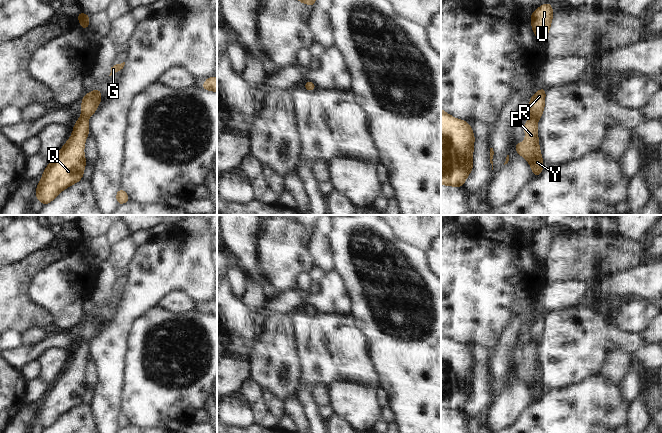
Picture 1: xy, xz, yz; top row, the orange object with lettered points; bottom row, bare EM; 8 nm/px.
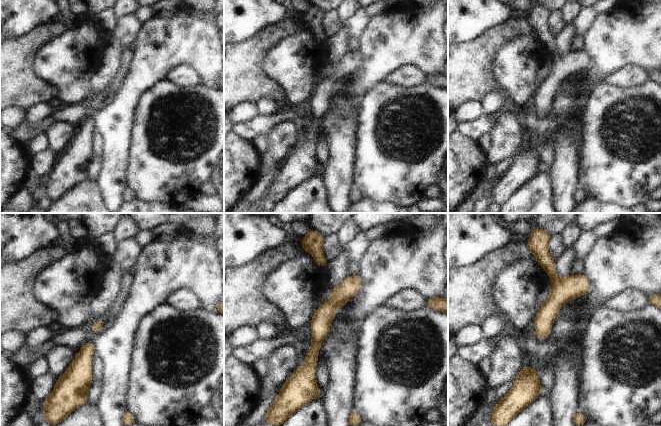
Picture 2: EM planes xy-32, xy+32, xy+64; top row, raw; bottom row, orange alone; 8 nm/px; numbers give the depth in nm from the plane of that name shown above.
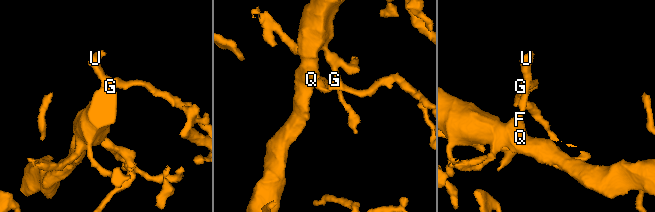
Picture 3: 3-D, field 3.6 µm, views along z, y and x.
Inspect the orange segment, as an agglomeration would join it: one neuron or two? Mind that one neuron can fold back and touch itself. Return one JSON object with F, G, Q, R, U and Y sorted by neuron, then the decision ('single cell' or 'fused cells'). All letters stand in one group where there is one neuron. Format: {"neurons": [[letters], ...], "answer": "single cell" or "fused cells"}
{"neurons": [["F", "G", "Q", "R", "U", "Y"]], "answer": "single cell"}

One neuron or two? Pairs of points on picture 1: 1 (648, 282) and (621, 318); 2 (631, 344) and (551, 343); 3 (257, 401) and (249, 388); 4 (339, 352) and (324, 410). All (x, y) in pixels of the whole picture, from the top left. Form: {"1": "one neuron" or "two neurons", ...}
{"1": "two neurons", "2": "one neuron", "3": "one neuron", "4": "two neurons"}

